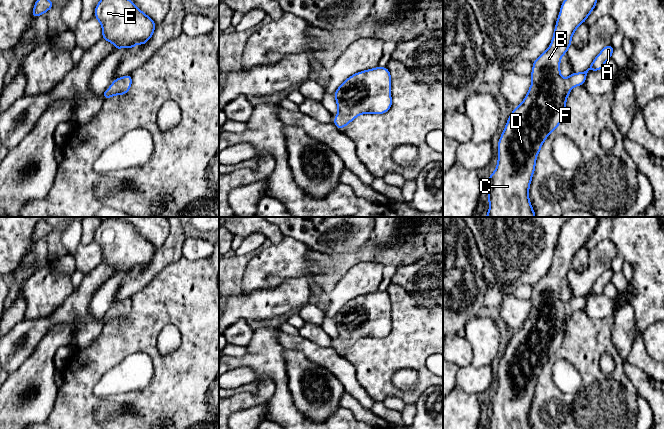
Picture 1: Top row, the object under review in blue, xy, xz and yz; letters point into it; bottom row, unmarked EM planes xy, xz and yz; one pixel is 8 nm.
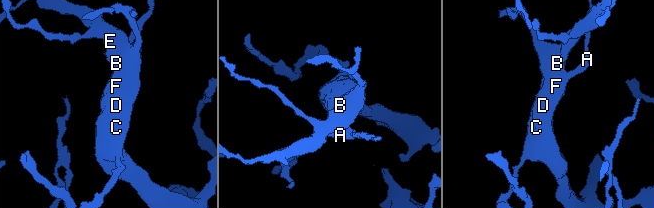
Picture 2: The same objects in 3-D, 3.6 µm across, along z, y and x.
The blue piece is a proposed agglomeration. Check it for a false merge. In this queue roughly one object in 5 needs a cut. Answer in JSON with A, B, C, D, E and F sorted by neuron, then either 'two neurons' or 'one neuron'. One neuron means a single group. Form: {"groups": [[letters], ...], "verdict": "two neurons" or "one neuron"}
{"groups": [["A", "B", "C", "D", "E", "F"]], "verdict": "one neuron"}

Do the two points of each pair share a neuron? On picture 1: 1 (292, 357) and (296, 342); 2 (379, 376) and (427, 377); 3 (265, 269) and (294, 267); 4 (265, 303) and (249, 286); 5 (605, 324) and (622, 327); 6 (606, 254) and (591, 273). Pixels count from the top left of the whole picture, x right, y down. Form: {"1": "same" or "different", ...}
{"1": "different", "2": "same", "3": "same", "4": "different", "5": "different", "6": "same"}

